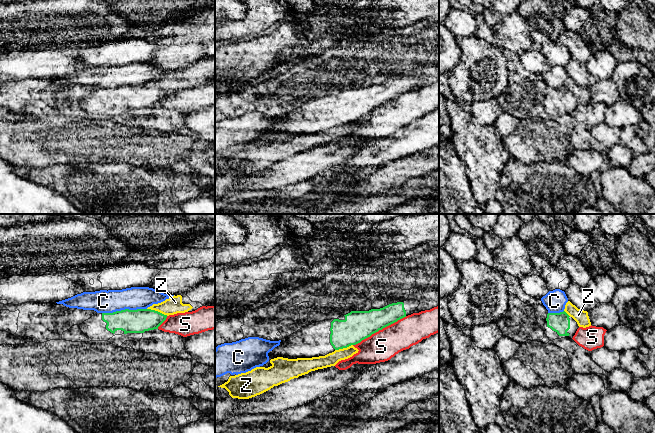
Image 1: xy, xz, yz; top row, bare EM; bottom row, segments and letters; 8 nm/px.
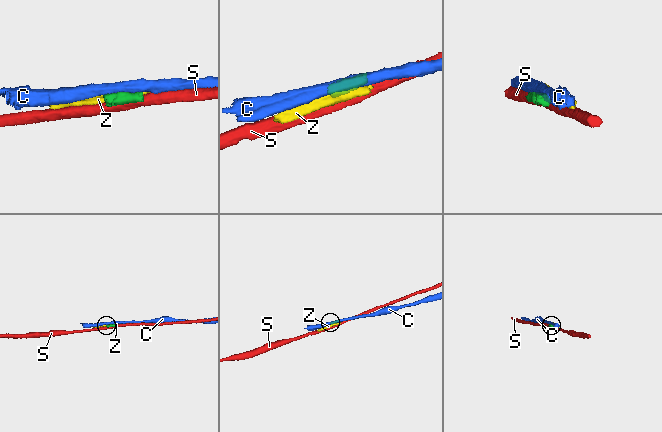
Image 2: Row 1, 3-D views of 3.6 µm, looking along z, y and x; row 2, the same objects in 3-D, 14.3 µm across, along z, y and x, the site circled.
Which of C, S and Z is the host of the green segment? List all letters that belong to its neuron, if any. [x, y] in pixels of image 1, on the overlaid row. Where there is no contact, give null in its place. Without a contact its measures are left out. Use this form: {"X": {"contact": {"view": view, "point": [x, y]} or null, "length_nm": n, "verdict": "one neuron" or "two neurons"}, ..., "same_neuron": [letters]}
{"C": {"contact": {"view": "xy", "point": [125, 309]}, "length_nm": 360, "verdict": "two neurons"}, "S": {"contact": {"view": "xz", "point": [379, 329]}, "length_nm": 500, "verdict": "two neurons"}, "Z": {"contact": {"view": "xy", "point": [157, 311]}, "length_nm": 180, "verdict": "two neurons"}, "same_neuron": []}

